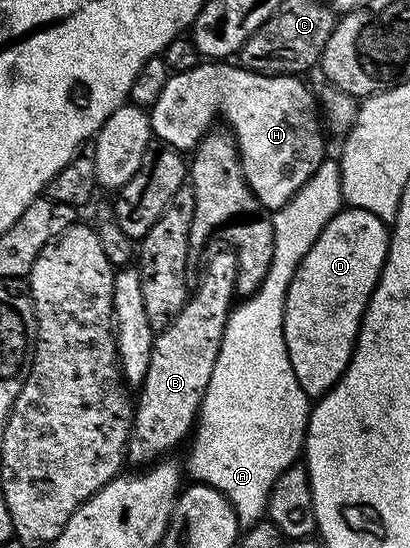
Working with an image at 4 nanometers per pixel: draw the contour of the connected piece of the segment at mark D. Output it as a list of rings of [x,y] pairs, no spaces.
[[[339,212],[328,220],[327,226],[294,270],[286,289],[284,344],[288,348],[288,360],[292,360],[292,372],[296,372],[300,388],[304,388],[307,398],[311,400],[317,400],[328,393],[348,368],[350,358],[354,355],[354,343],[358,340],[358,329],[362,326],[362,317],[366,315],[366,305],[370,302],[370,294],[382,275],[386,252],[390,248],[390,236],[387,223],[375,214]]]

